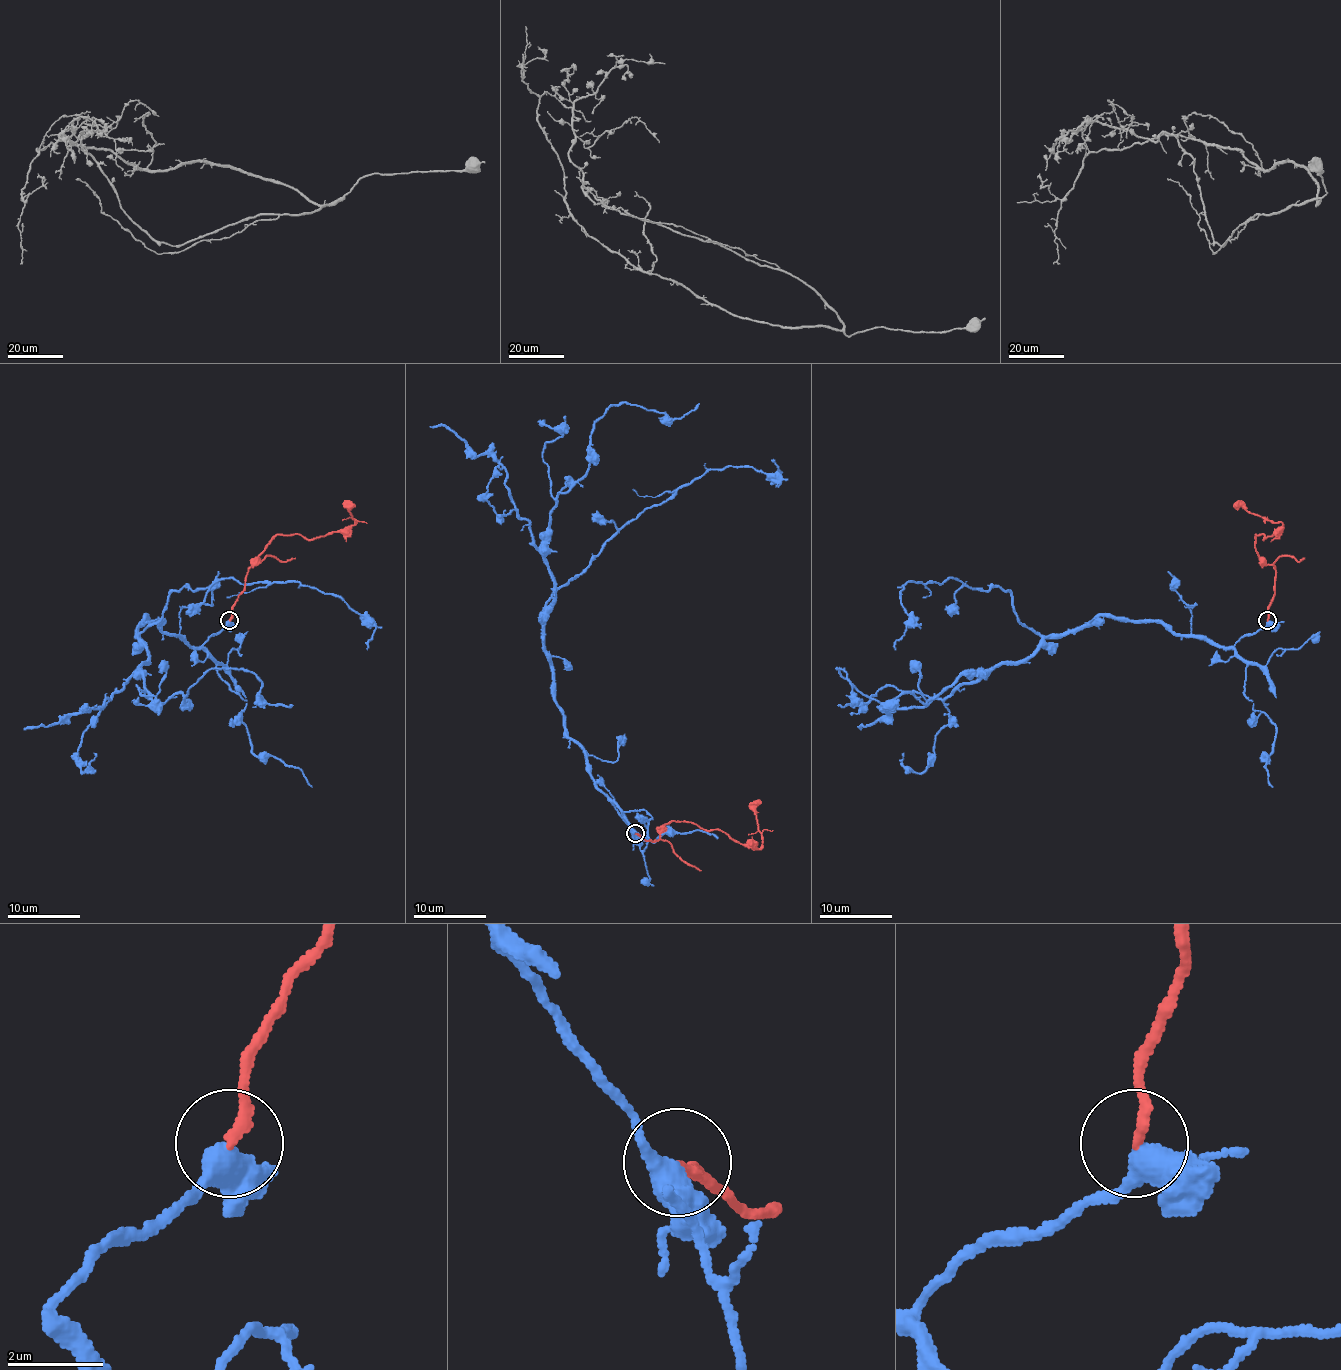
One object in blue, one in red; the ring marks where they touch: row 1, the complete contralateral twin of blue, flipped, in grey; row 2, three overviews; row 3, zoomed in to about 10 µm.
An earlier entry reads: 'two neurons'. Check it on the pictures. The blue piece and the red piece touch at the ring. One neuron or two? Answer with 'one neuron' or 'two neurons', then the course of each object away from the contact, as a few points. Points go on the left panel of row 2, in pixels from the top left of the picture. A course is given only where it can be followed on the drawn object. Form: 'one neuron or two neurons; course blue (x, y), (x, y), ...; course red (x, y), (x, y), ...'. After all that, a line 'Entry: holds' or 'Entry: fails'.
one neuron; course blue (228, 621), (192, 646), (146, 615), (155, 705), (212, 668), (294, 705); course red (230, 621), (246, 572), (277, 535), (314, 539), (346, 530), (355, 522), (352, 502)
Entry: fails

